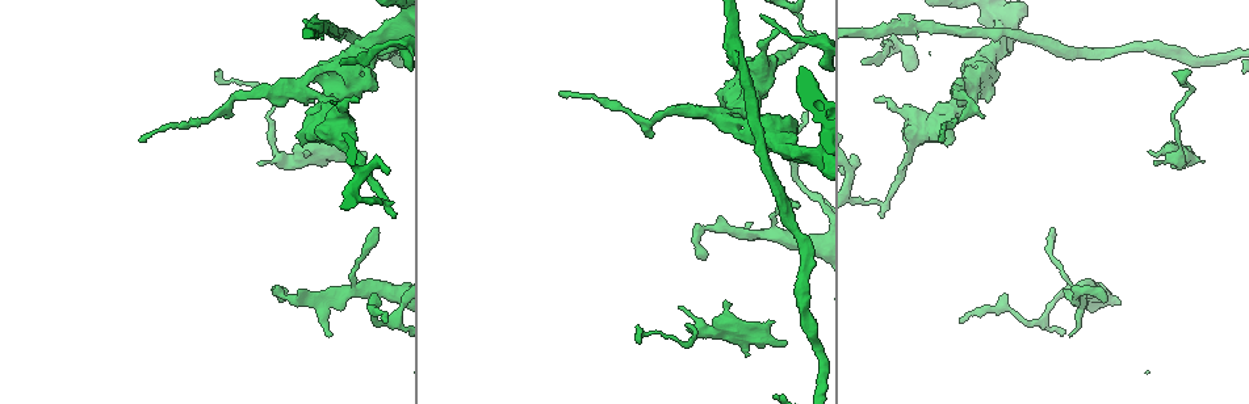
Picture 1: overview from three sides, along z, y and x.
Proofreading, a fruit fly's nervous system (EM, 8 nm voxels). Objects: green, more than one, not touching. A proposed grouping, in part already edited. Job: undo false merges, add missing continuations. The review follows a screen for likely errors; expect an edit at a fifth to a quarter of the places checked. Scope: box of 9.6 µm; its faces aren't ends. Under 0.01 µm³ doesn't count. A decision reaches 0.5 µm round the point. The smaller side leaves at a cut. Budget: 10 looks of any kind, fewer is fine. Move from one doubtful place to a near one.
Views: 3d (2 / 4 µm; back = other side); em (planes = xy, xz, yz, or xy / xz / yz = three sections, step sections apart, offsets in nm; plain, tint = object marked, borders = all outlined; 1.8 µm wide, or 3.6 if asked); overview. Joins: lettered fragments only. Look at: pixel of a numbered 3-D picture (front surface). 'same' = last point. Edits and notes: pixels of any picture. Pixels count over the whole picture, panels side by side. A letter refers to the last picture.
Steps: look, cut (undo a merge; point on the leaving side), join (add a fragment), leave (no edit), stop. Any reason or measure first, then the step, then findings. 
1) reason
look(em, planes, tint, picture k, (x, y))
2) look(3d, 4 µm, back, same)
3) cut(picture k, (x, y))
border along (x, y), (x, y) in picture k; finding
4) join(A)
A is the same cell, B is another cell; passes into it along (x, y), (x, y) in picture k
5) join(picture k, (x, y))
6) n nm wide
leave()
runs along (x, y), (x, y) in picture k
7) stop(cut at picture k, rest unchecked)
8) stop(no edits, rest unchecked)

stops while still wide
look(3d, 4 µm, picture 1, (945, 144))

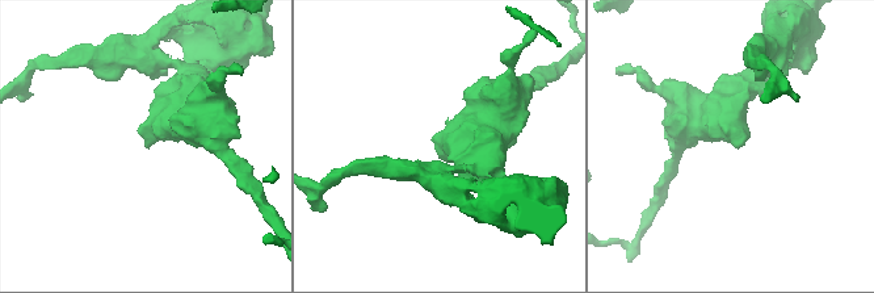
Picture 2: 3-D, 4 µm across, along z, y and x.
shape alone is not enough
look(em, planes, borders, picture 2, (443, 155))

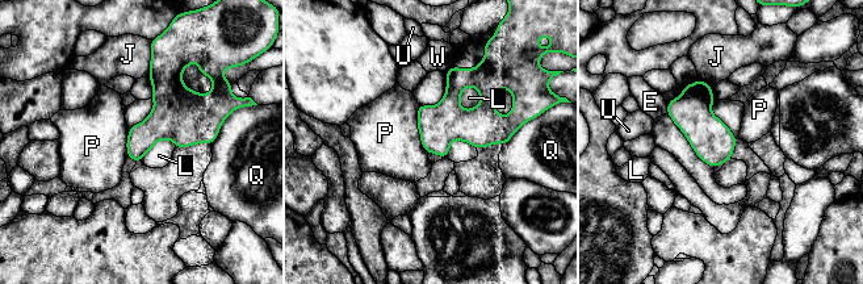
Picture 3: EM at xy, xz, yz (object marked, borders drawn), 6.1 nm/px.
leave()
E, J, L, P, Q, U and W are other cells; border along (418, 104), (419, 141), (427, 153) in picture 3; no lettered fragment goes on from it

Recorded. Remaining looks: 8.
free end
look(3d, 4 µm, picture 1, (705, 258))

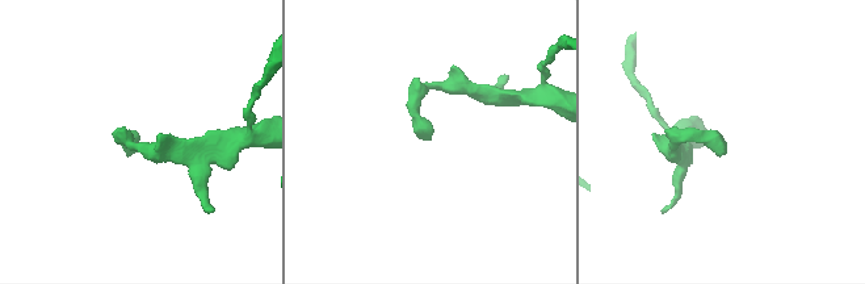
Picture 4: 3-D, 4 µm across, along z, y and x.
need the tissue
look(em, planes, borders, picture 4, (424, 140))

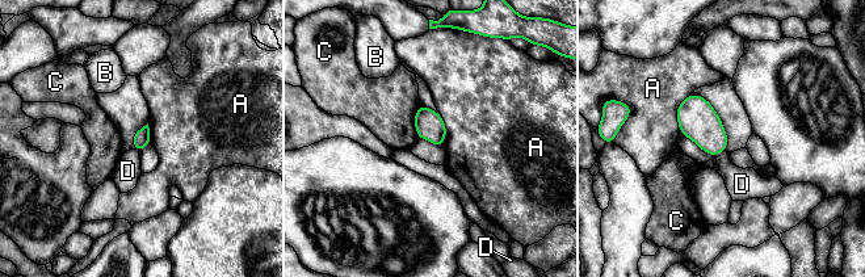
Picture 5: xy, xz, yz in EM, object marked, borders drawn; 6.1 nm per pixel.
leave()
A, B, C and D are other cells; border along (725, 150), (716, 156) in picture 5; none of them fits

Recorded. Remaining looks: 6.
tapers out
look(em, planes, plain, picture 1, (219, 71))

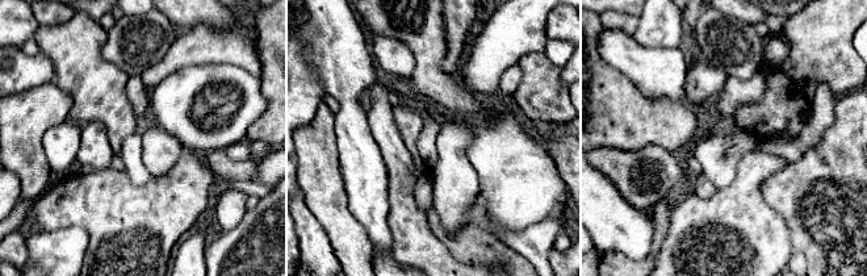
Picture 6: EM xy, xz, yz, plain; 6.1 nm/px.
look(em, planes, borders, same)

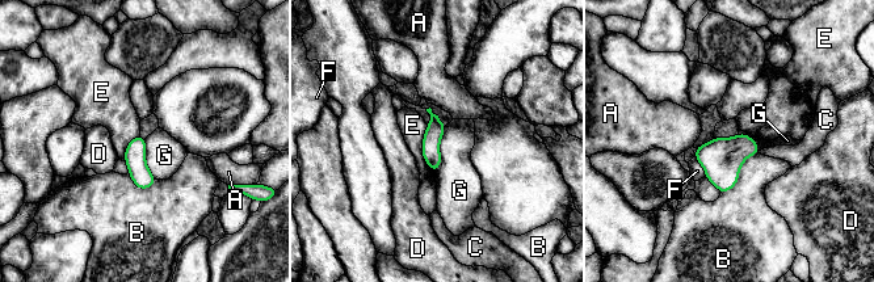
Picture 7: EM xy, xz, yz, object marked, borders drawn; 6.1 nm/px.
110 nm wide
leave()
A, B, C, D, E, F and G are other cells; border along (446, 126), (435, 172) in picture 7; none of them fits

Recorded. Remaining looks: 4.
stop(no edits, rest unchecked)

